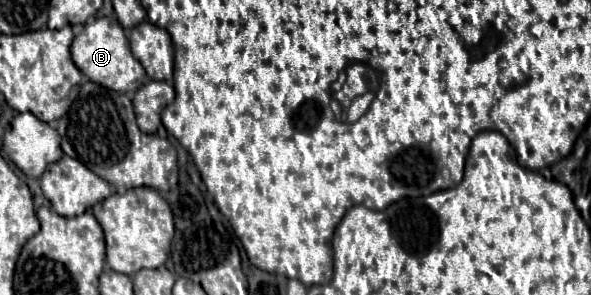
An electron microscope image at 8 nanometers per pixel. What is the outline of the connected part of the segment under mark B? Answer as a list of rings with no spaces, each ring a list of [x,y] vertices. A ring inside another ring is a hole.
[[[105,16],[105,18],[95,18],[89,24],[85,24],[85,30],[75,36],[71,44],[71,56],[75,66],[95,84],[101,84],[109,90],[115,92],[135,92],[139,86],[147,82],[147,74],[139,60],[131,54],[129,40],[125,38],[123,28],[119,26],[117,18]]]

